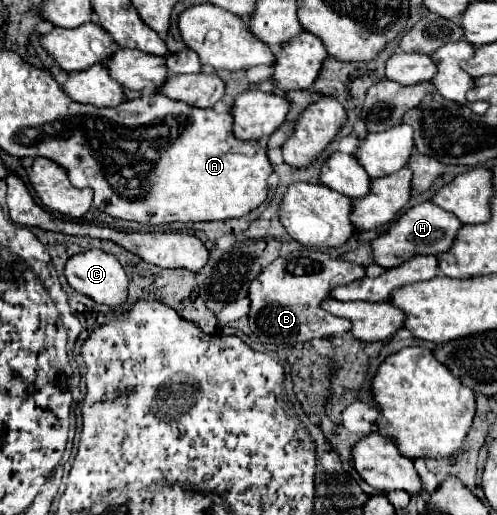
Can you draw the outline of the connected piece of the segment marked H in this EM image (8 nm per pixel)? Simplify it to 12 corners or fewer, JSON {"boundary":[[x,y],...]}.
{"boundary":[[419,203],[371,243],[375,263],[449,251],[461,221]]}

